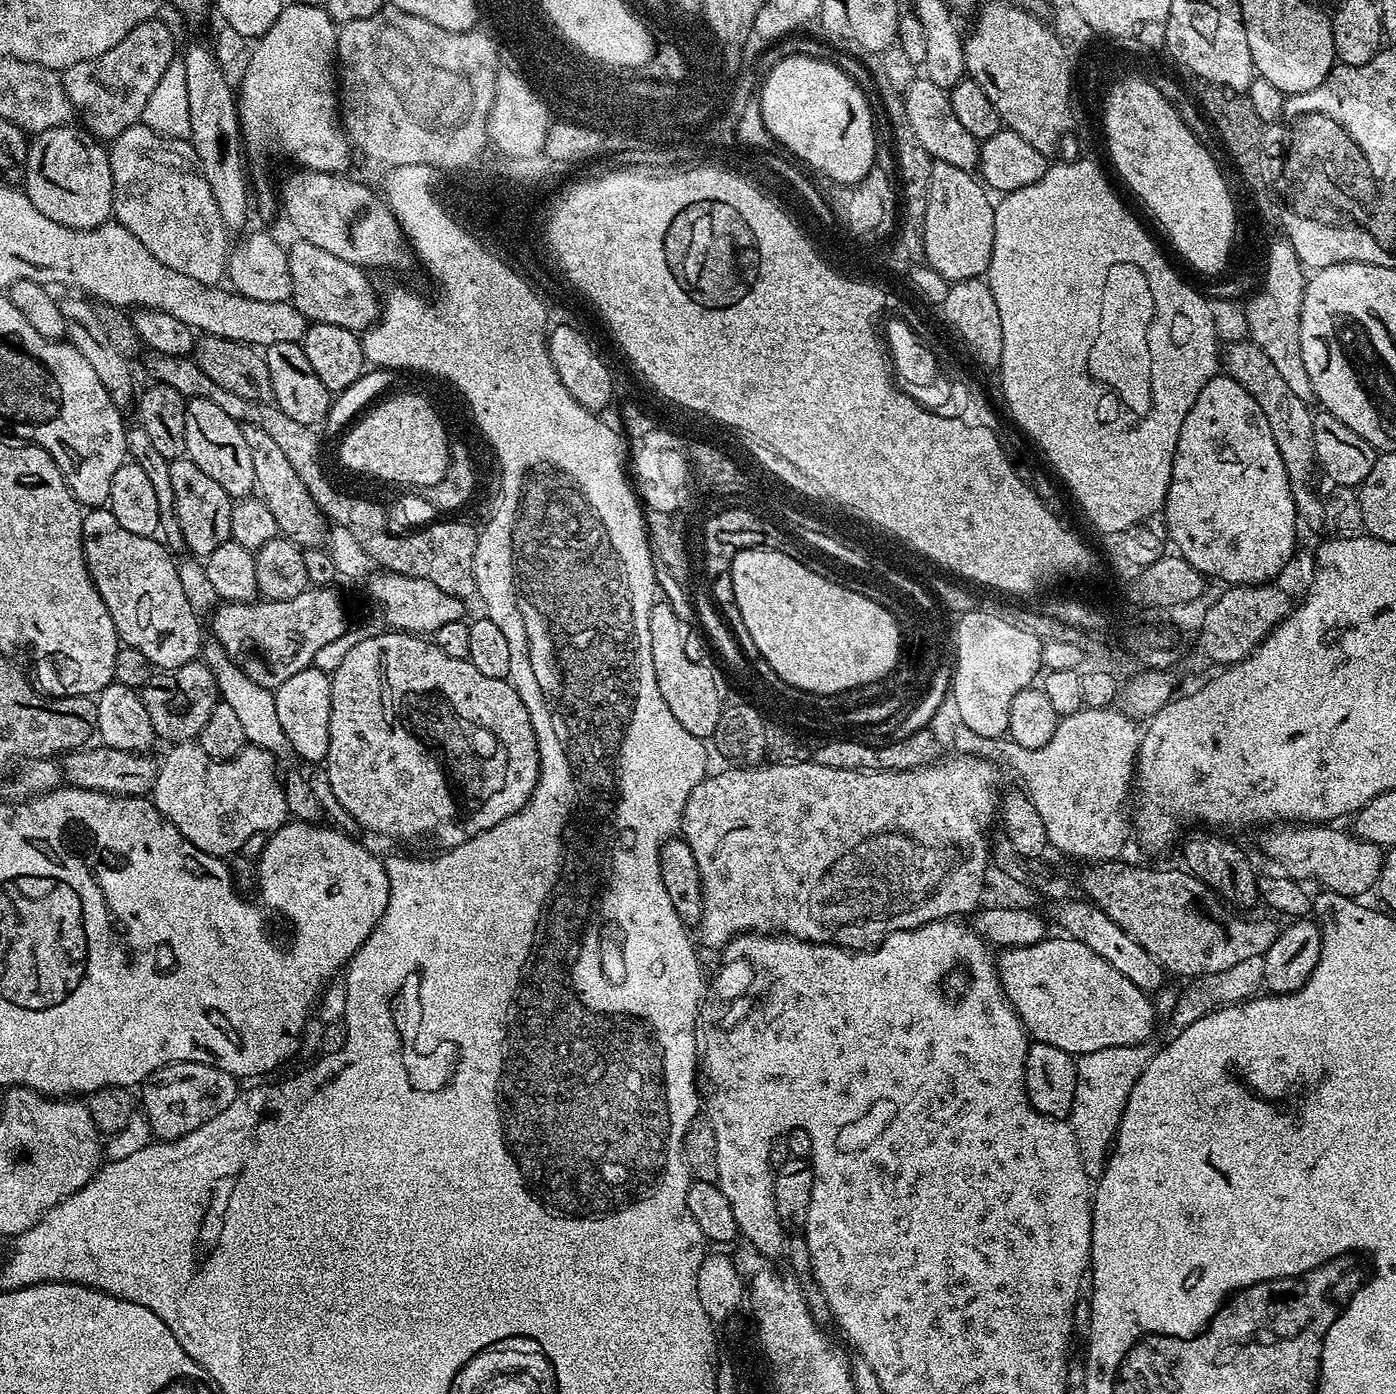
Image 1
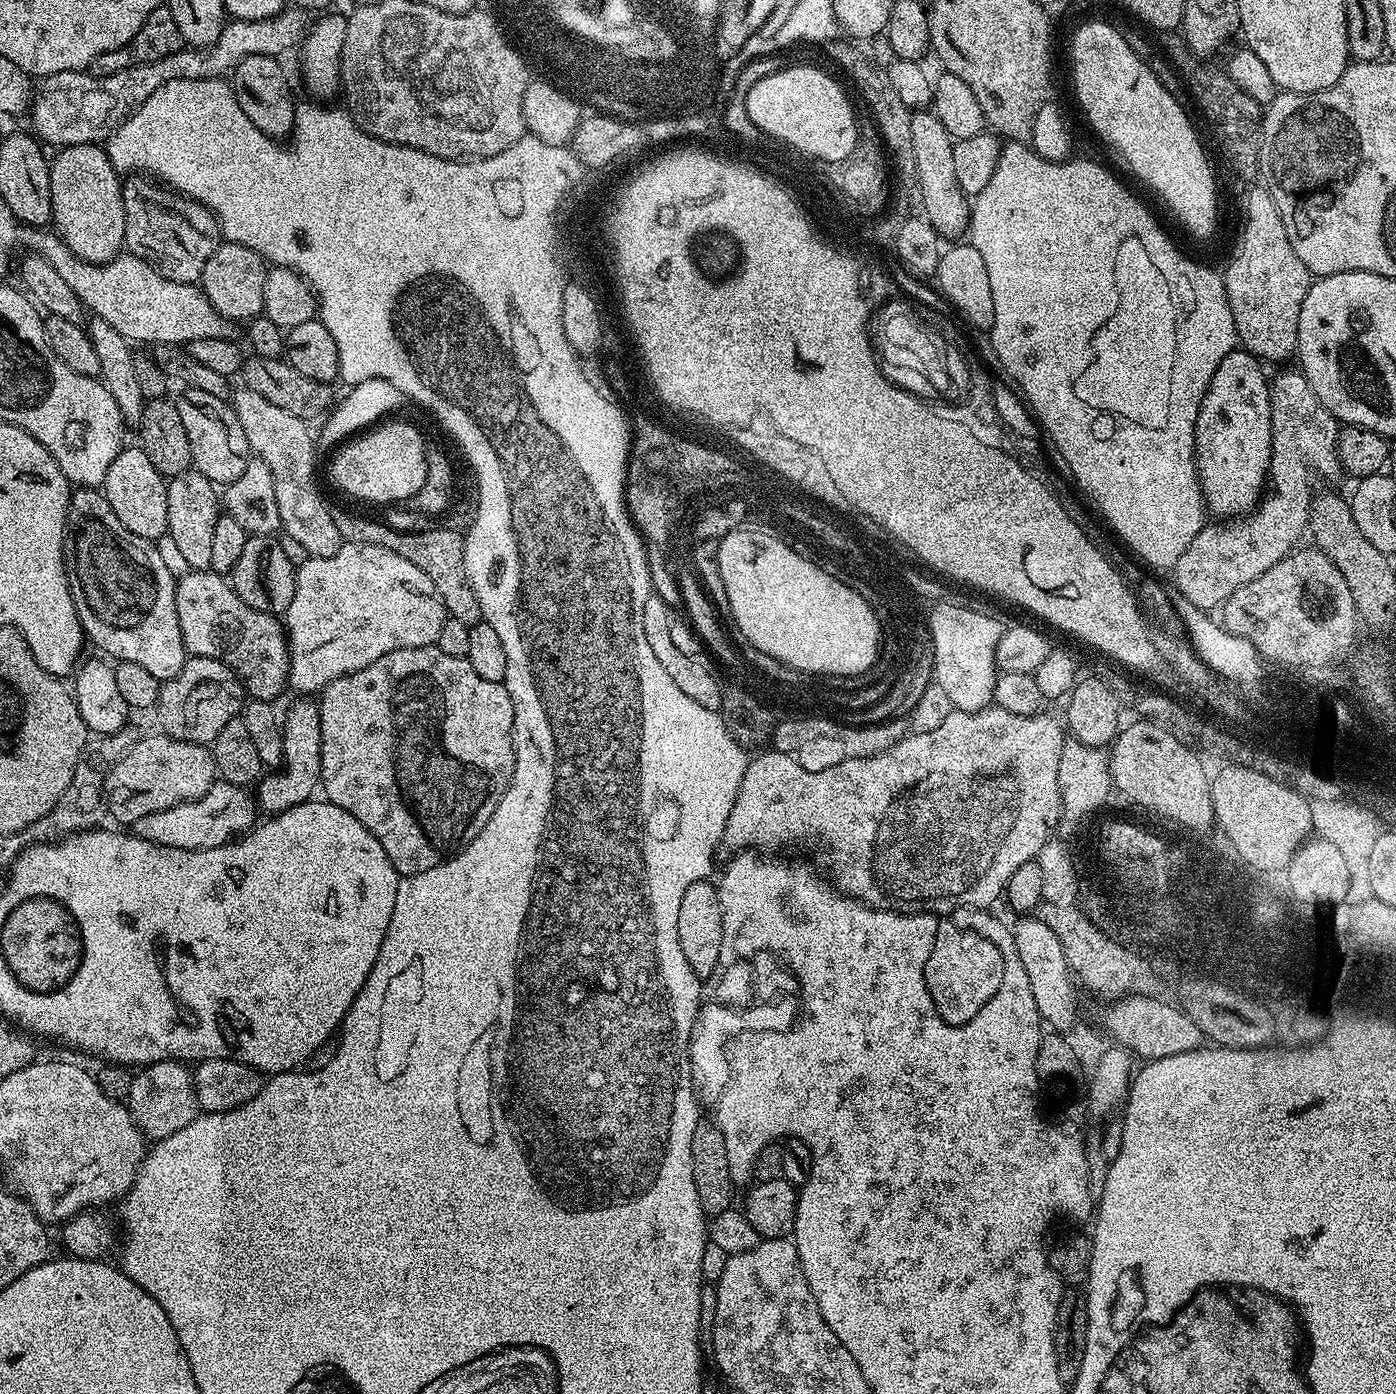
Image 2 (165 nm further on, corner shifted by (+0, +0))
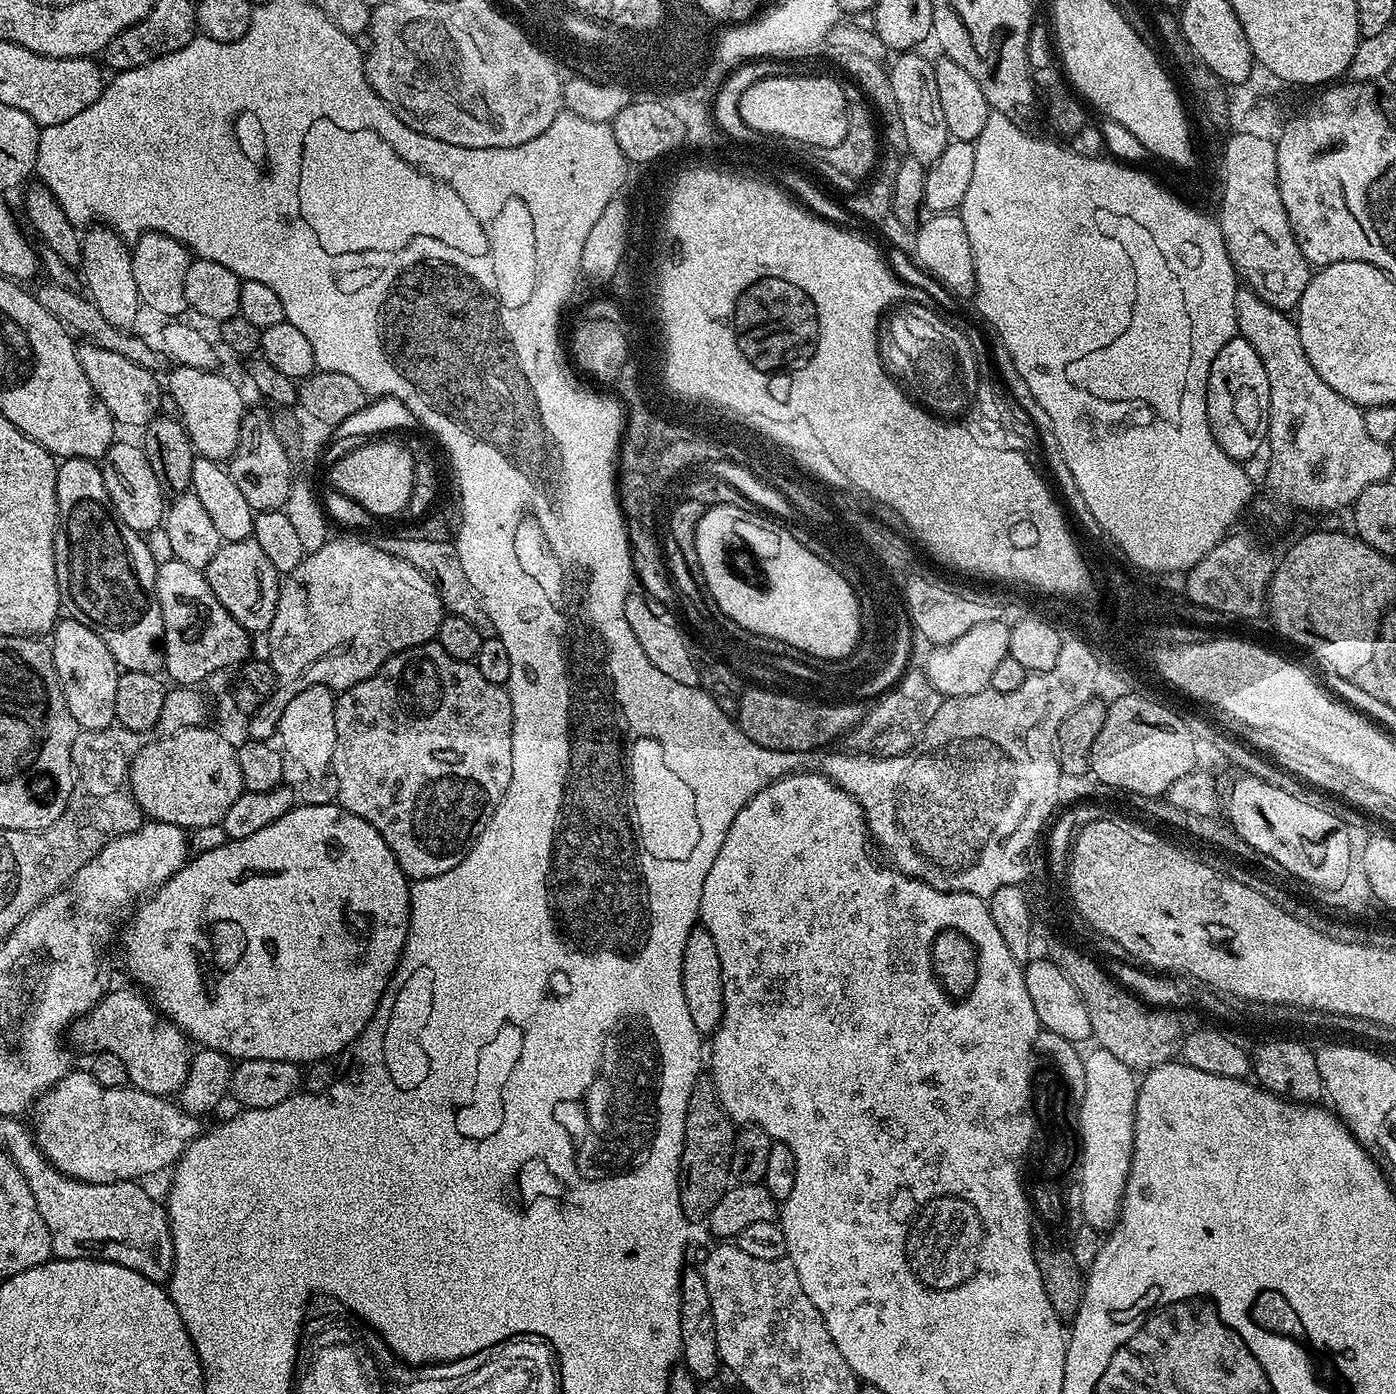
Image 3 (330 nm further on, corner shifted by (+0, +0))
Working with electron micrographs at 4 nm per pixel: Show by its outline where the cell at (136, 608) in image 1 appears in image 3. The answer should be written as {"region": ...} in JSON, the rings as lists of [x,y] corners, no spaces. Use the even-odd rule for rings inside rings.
{"region":[[[69,456],[59,461],[56,470],[56,501],[58,502],[58,527],[56,530],[56,577],[60,587],[60,603],[63,611],[82,626],[94,630],[102,642],[114,654],[116,663],[125,672],[161,671],[164,654],[164,623],[156,593],[156,560],[150,554],[147,539],[141,533],[130,530],[114,510],[110,494],[106,490],[101,465],[81,456]]]}

